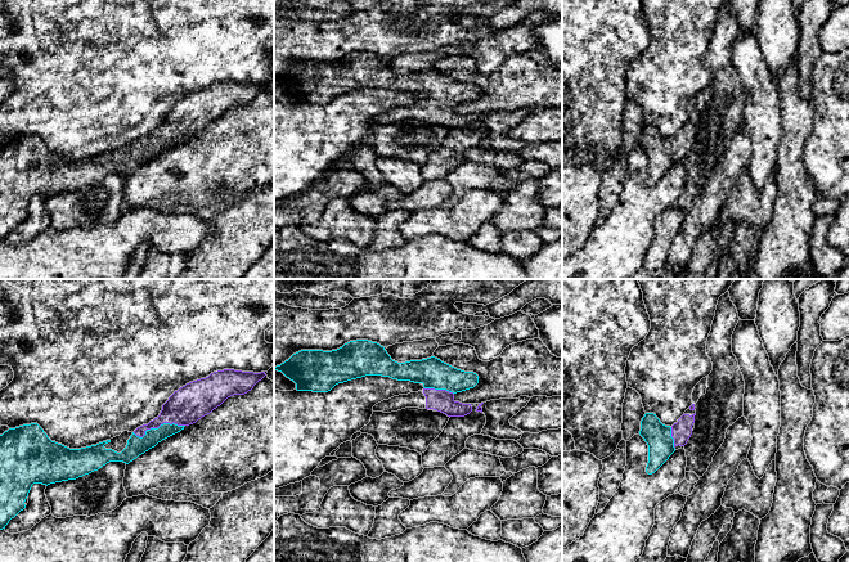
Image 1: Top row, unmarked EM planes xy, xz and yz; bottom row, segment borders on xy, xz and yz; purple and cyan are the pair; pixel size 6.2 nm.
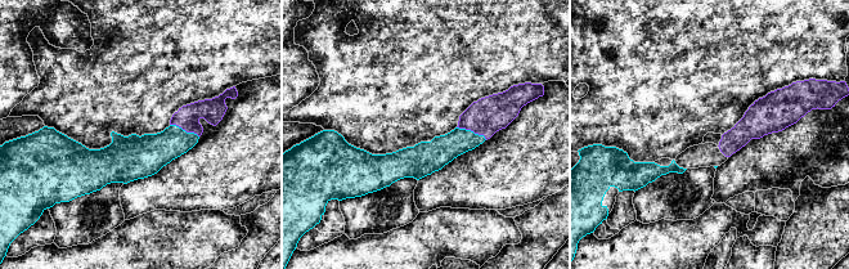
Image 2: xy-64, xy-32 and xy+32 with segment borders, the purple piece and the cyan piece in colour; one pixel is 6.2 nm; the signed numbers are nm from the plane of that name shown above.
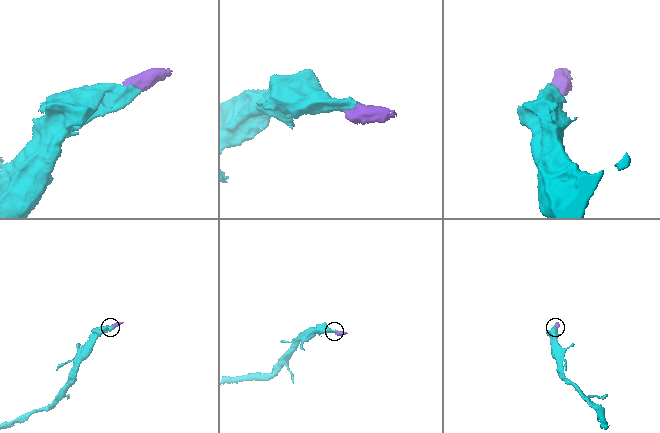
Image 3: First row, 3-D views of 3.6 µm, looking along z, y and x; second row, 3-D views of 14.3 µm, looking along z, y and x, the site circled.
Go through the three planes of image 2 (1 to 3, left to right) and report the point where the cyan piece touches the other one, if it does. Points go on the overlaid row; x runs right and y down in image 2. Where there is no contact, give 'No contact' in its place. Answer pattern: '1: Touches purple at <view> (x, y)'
1: Touches purple at xy-64 (184, 129)
2: Touches purple at xy-32 (472, 130)
3: No contact

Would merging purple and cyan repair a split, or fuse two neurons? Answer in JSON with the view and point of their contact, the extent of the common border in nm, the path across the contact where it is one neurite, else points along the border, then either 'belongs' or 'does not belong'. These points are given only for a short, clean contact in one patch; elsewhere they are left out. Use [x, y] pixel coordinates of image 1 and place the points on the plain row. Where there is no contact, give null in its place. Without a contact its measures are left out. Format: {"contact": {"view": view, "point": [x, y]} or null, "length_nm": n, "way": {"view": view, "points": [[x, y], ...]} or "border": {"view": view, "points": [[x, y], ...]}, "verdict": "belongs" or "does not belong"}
{"contact": {"view": "xy", "point": [157, 139]}, "length_nm": 340, "way": {"view": "xy", "points": [[188, 116], [167, 135], [157, 139], [136, 157]]}, "verdict": "belongs"}

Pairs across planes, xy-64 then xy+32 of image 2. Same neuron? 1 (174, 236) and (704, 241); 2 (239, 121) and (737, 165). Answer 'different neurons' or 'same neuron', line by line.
1: same neuron
2: same neuron

